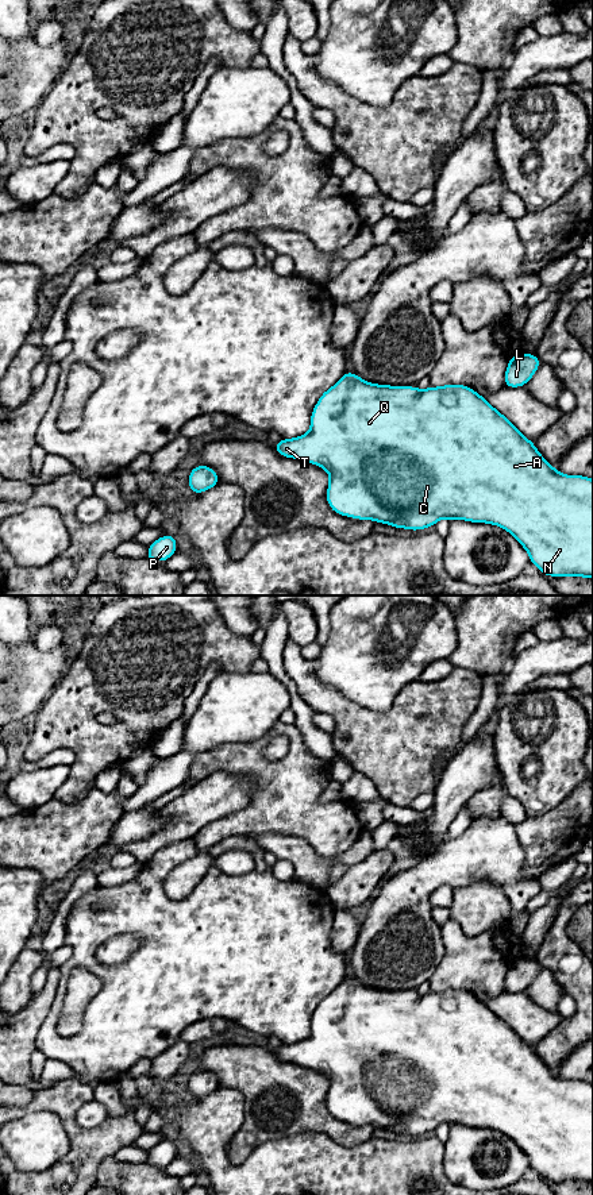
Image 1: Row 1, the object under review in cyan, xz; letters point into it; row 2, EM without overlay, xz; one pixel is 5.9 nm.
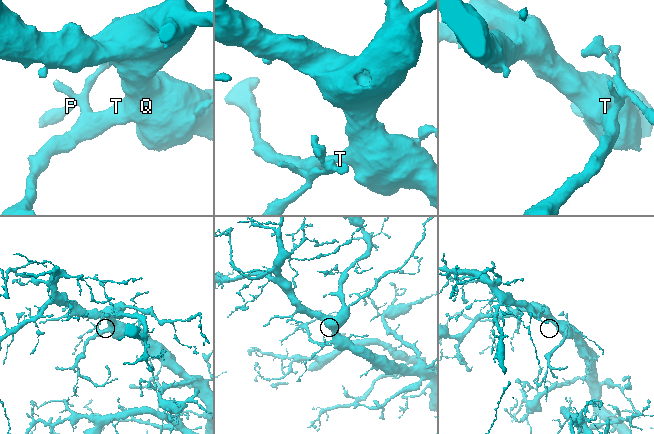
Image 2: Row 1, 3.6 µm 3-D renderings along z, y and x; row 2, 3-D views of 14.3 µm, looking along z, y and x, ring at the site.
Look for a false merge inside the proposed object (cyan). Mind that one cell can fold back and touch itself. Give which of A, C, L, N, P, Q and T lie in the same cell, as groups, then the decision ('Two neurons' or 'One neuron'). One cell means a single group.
Groups: A C L N P Q T. One neuron

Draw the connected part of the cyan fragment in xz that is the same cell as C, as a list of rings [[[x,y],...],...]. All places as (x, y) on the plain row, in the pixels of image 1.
[[[346,976],[334,991],[320,1001],[311,1018],[309,1036],[303,1041],[281,1044],[273,1052],[281,1061],[319,1069],[328,1078],[330,1088],[326,1105],[336,1119],[357,1125],[373,1125],[411,1136],[434,1132],[442,1123],[498,1130],[516,1142],[528,1157],[530,1167],[539,1173],[540,1179],[550,1181],[575,1180],[593,1183],[593,1084],[585,1080],[561,1079],[542,1061],[534,1046],[528,1045],[509,1024],[493,1013],[470,991],[447,988],[439,992],[428,991],[420,995],[416,991],[392,991],[366,987],[359,980]]]

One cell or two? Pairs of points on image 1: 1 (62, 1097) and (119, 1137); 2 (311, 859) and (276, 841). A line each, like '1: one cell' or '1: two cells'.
1: one cell
2: one cell

